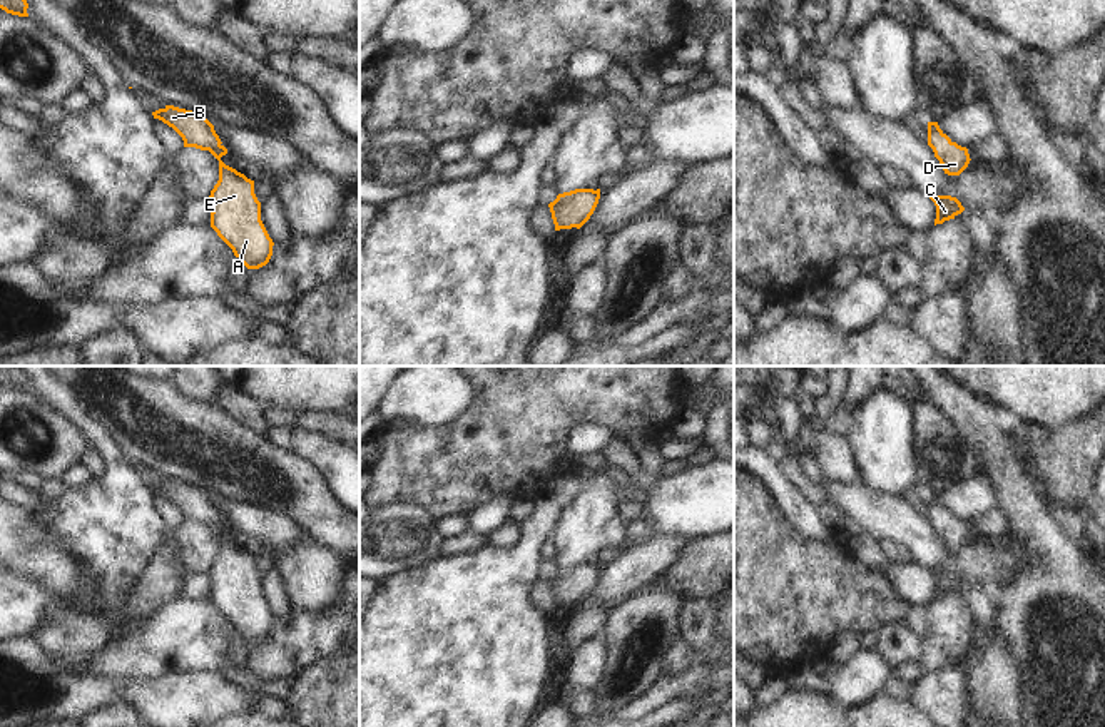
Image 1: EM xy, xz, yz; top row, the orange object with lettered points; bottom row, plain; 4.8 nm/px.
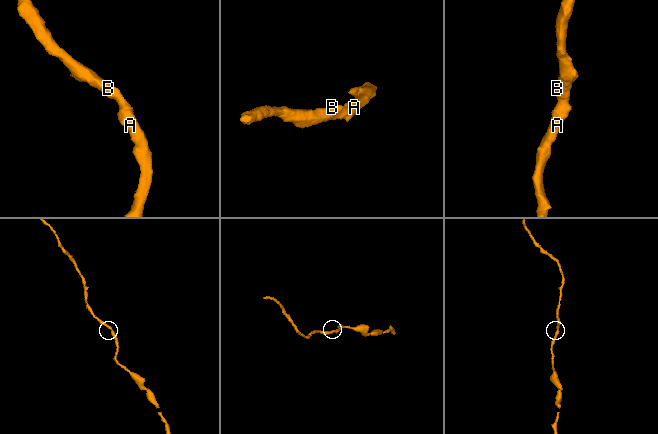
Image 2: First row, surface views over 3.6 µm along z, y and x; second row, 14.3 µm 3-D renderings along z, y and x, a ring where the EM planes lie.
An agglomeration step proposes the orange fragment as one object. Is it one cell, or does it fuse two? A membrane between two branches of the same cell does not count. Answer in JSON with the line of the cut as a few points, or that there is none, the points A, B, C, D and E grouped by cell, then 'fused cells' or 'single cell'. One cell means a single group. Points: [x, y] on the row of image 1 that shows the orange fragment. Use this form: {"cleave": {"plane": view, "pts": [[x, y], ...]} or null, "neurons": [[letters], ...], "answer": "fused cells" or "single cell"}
{"cleave": null, "neurons": [["A", "B", "C", "D", "E"]], "answer": "single cell"}

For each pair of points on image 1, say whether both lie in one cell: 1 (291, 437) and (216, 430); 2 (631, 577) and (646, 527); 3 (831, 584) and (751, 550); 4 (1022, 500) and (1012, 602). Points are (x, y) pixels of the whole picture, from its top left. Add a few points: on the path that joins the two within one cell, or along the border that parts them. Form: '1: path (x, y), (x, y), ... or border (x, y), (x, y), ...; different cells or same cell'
1: border (264, 435), (283, 450), (300, 457); different cells
2: border (679, 535), (656, 535), (634, 545); different cells
3: path (811, 584), (784, 584), (771, 570); same cell
4: path (1030, 527), (1048, 545), (1048, 570), (1038, 580); same cell

